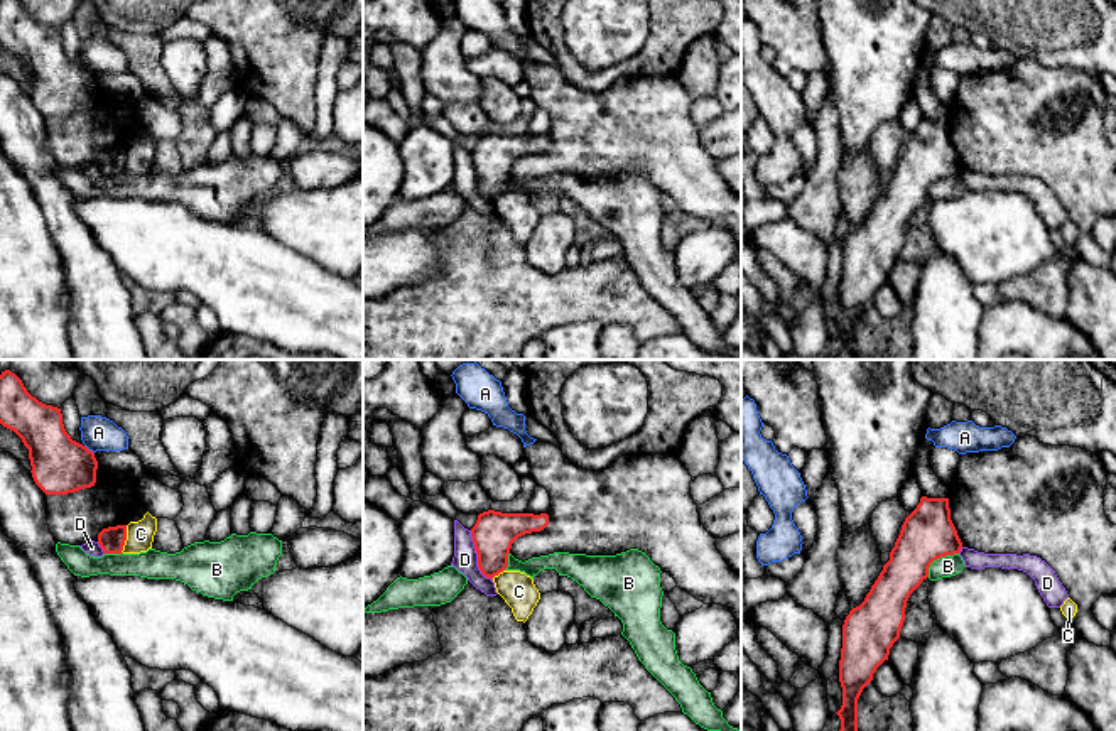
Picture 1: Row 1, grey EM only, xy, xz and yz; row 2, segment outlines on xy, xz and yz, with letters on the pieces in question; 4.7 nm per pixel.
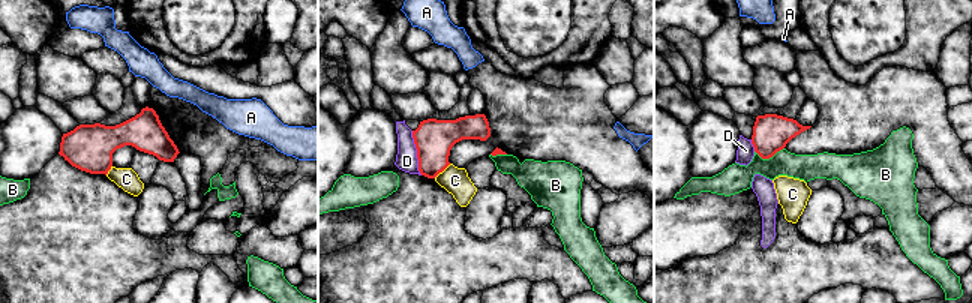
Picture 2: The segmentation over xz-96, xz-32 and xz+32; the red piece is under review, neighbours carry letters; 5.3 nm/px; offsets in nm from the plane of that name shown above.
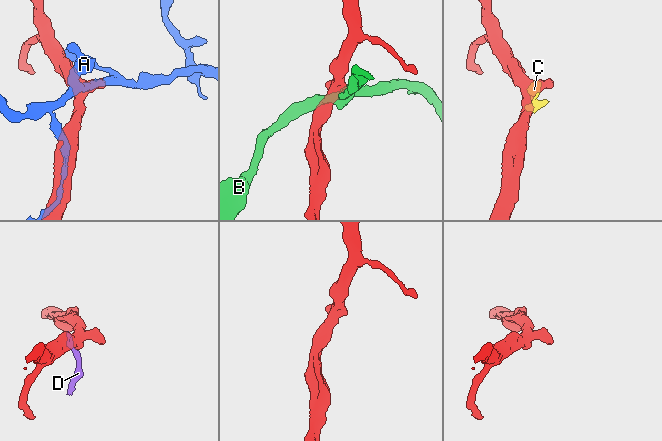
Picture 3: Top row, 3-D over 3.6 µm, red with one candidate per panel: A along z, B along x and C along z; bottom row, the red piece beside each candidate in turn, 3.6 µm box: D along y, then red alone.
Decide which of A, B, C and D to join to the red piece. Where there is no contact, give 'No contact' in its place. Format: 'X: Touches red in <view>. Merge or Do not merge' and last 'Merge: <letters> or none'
A: Touches red in xy. Do not merge
B: Touches red in yz. Do not merge
C: Touches red in xy. Do not merge
D: Touches red in xz. Do not merge
Merge: none

